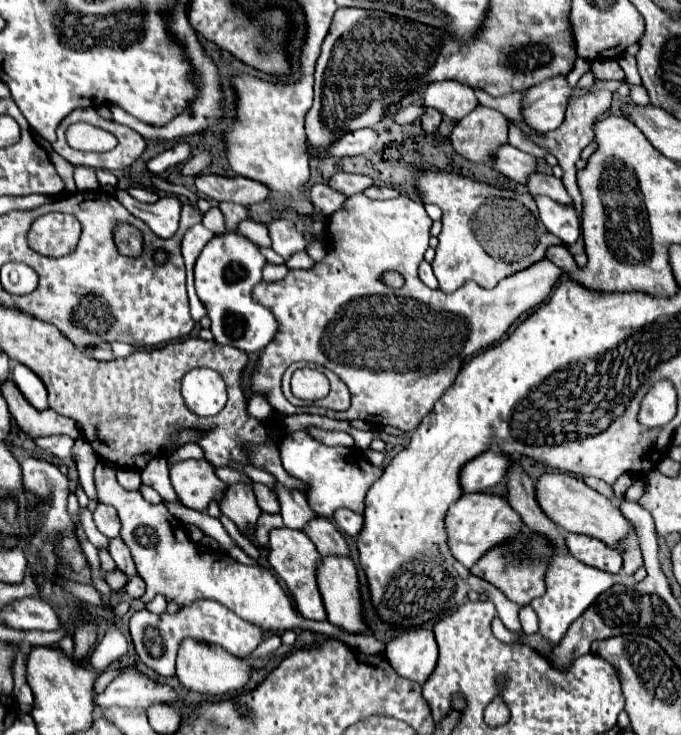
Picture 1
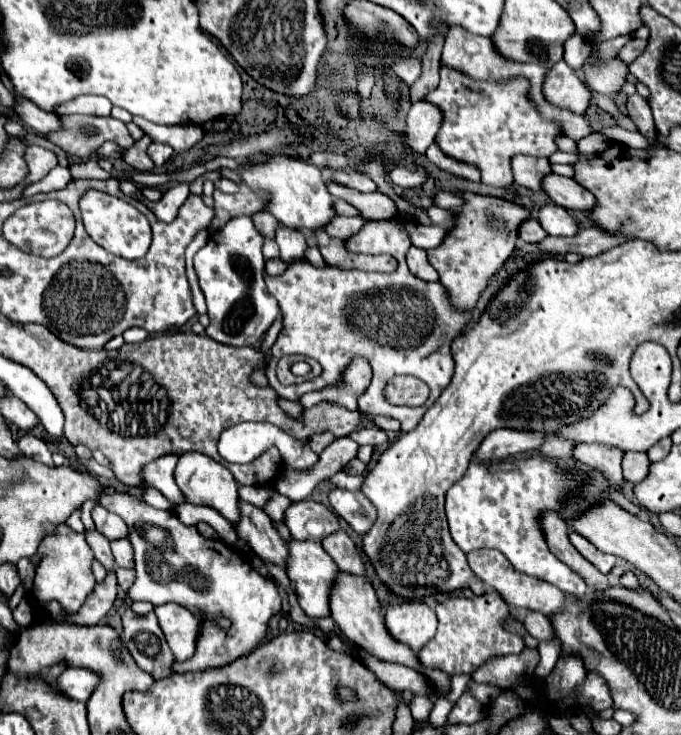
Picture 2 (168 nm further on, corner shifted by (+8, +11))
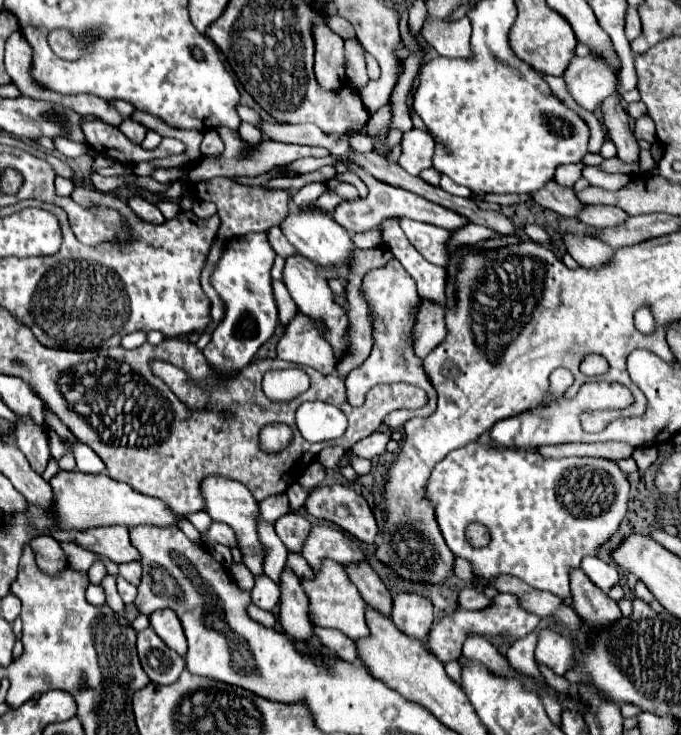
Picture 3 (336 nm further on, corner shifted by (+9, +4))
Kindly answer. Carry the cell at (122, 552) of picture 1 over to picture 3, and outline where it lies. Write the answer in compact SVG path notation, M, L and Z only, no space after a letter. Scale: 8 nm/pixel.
M129 562L129 564L119 564L119 576L125 578L131 584L139 584L141 580L141 564L139 562Z

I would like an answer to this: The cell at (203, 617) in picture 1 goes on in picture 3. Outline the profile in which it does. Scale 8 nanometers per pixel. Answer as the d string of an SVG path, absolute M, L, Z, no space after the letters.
M151 628L137 632L137 654L145 674L155 684L173 684L185 668L185 660L173 660L173 650Z

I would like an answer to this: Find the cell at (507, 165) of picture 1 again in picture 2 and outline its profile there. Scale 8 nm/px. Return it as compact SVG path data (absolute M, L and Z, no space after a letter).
M518 155L512 161L512 171L514 171L514 181L518 185L532 191L542 191L542 179L552 173L552 167L548 159Z

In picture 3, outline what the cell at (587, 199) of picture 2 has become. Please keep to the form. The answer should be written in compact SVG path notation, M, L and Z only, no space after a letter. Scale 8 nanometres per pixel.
M585 204L585 208L581 210L581 216L579 216L579 220L583 224L589 224L589 226L593 226L597 230L617 226L625 218L627 218L627 214L621 208L615 208L615 206L591 206L591 204Z

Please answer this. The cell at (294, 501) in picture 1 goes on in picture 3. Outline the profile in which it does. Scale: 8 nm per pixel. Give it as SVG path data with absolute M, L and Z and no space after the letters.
M323 522L311 526L303 542L301 556L309 562L313 570L319 570L323 558L331 558L339 564L349 564L365 558L357 544L343 530L337 530L335 526Z

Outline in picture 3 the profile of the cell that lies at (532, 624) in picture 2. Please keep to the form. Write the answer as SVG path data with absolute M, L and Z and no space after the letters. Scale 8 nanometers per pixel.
M543 628L539 632L535 660L547 664L555 674L563 676L565 670L573 666L573 652L575 652L575 642L569 636L553 632L551 628Z

